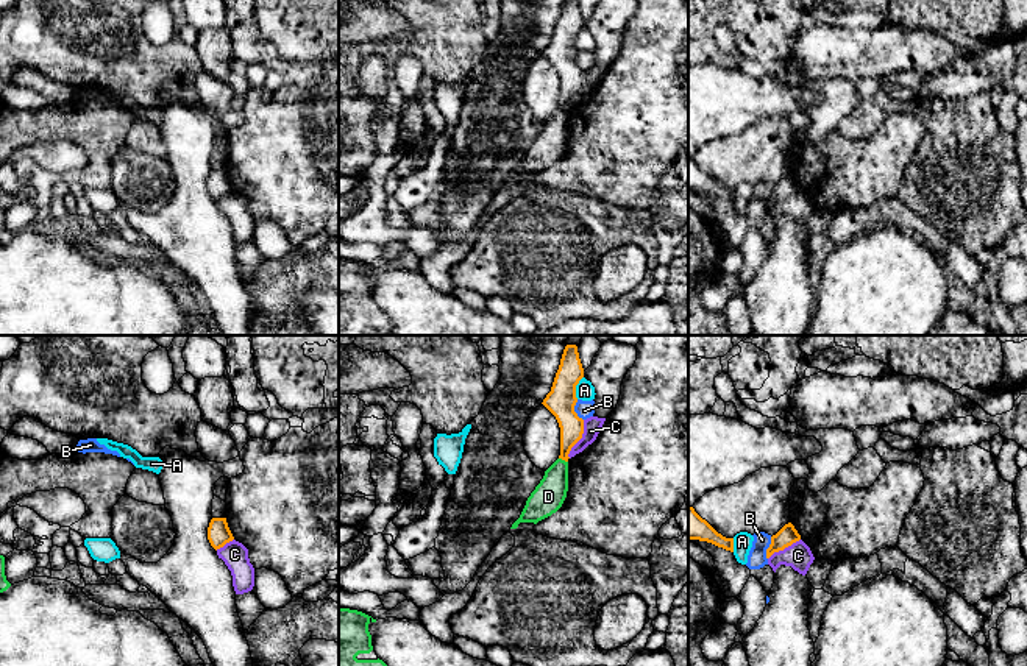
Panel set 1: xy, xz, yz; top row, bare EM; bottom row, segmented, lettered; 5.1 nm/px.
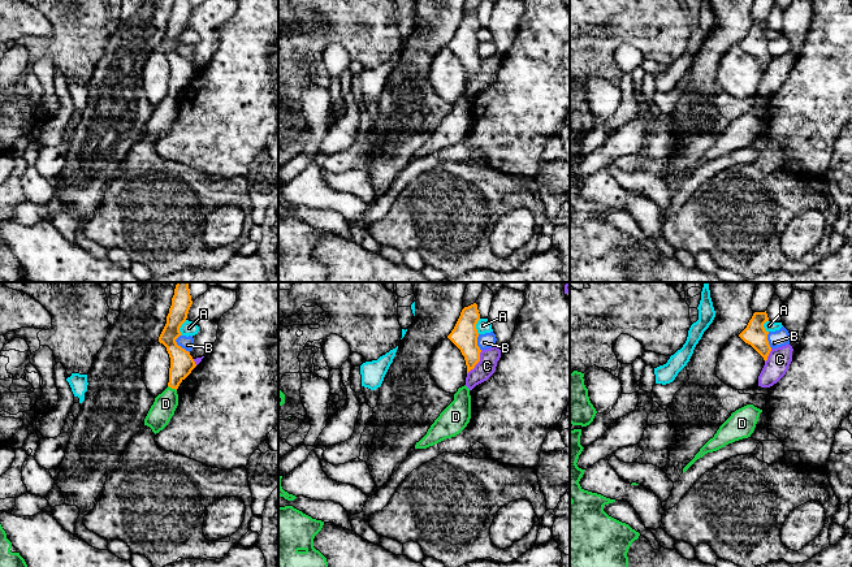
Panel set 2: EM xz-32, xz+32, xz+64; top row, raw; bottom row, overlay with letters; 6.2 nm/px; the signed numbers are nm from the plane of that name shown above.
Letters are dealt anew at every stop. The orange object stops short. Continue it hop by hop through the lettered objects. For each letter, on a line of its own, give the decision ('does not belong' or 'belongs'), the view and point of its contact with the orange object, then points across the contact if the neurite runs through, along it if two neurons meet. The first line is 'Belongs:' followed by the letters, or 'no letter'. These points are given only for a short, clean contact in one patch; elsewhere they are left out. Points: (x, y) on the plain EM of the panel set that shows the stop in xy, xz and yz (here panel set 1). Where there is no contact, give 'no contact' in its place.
Belongs: D
A: does not belong | xz (575, 38)
B: does not belong | xz (573, 61) | along xz (576, 50), (575, 61), (582, 70)
C: does not belong | xz (581, 88) | along xz (584, 70), (582, 88), (572, 99), (568, 108)
D: belongs | xz (564, 109) | across xz (572, 78), (564, 109), (548, 147)

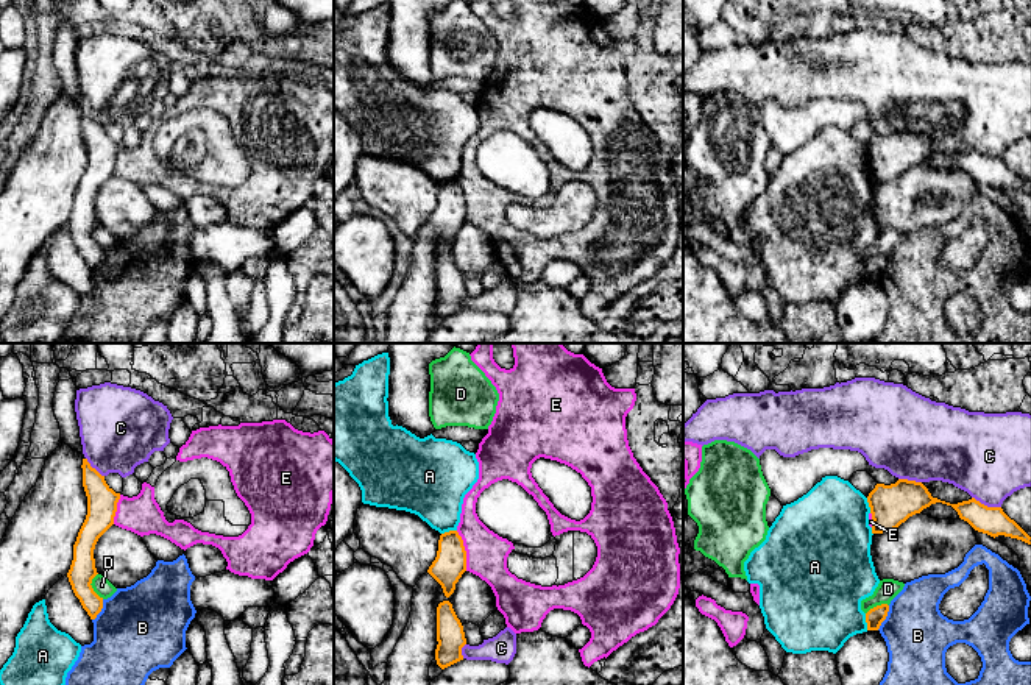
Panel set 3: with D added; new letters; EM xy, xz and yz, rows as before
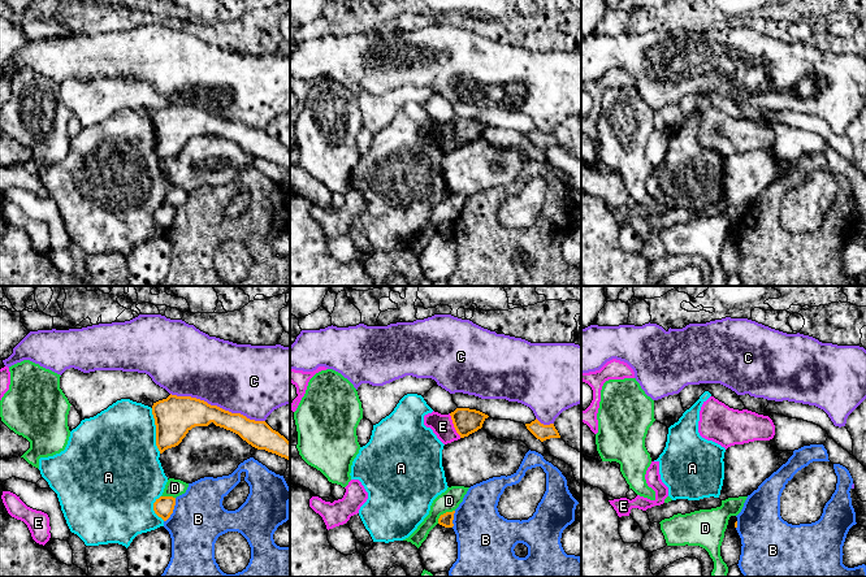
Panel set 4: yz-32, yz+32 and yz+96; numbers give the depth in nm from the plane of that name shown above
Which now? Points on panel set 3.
Belongs: no letter
A: does not belong | yz (866, 272)
B: does not belong | yz (885, 269) | along yz (889, 256), (886, 269), (877, 280)
C: does not belong | yz (986, 156)
D: does not belong | xy (91, 237)
E: does not belong | xz (465, 202) | along xz (456, 181), (465, 202), (467, 220)

